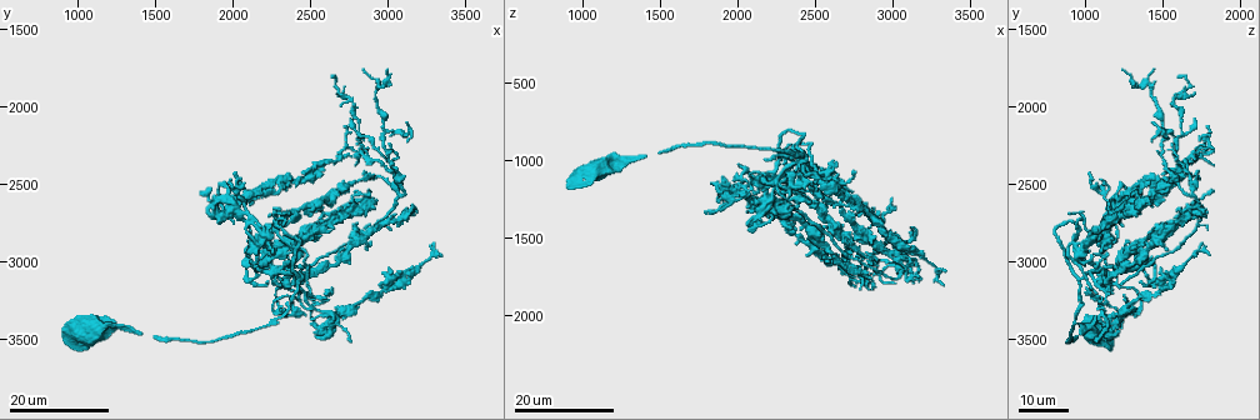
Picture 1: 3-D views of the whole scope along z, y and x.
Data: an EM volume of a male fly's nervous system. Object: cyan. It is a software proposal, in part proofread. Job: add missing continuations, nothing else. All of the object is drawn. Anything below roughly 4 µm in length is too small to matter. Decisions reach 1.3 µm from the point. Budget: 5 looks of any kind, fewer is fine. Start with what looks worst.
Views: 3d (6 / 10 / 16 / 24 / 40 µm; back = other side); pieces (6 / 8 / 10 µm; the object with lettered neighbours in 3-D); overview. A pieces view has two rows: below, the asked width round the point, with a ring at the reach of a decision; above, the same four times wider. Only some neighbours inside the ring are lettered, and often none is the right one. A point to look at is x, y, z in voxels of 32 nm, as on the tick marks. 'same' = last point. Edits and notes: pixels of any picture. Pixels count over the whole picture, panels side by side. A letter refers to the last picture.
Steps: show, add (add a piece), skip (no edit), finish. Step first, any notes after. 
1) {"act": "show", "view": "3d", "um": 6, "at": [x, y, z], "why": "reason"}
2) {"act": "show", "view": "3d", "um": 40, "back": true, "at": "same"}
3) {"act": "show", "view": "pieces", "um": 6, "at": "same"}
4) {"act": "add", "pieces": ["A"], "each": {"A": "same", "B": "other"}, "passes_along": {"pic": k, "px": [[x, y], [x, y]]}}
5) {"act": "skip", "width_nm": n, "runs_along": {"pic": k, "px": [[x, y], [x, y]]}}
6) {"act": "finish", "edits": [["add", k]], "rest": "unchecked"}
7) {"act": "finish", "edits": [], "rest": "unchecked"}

{"act": "show", "view": "3d", "um": 24, "at": [2240, 3120, 1380], "why": "thin end"}

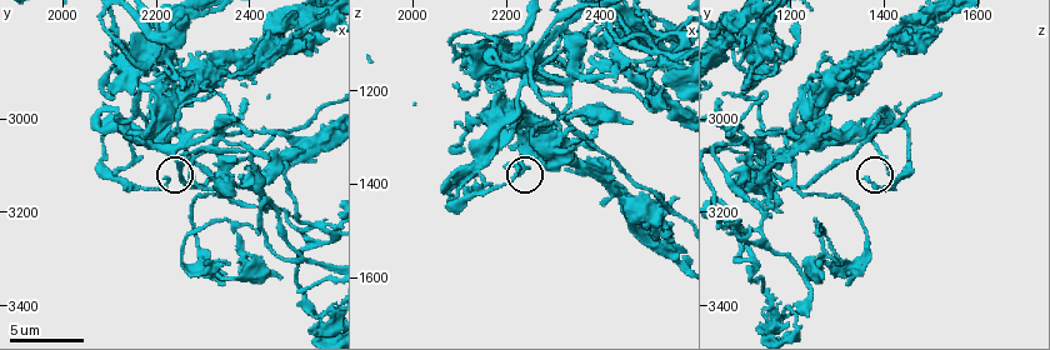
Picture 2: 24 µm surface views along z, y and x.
{"act": "show", "view": "pieces", "um": 8, "at": [2225, 3130, 1360], "why": "what lies round it"}

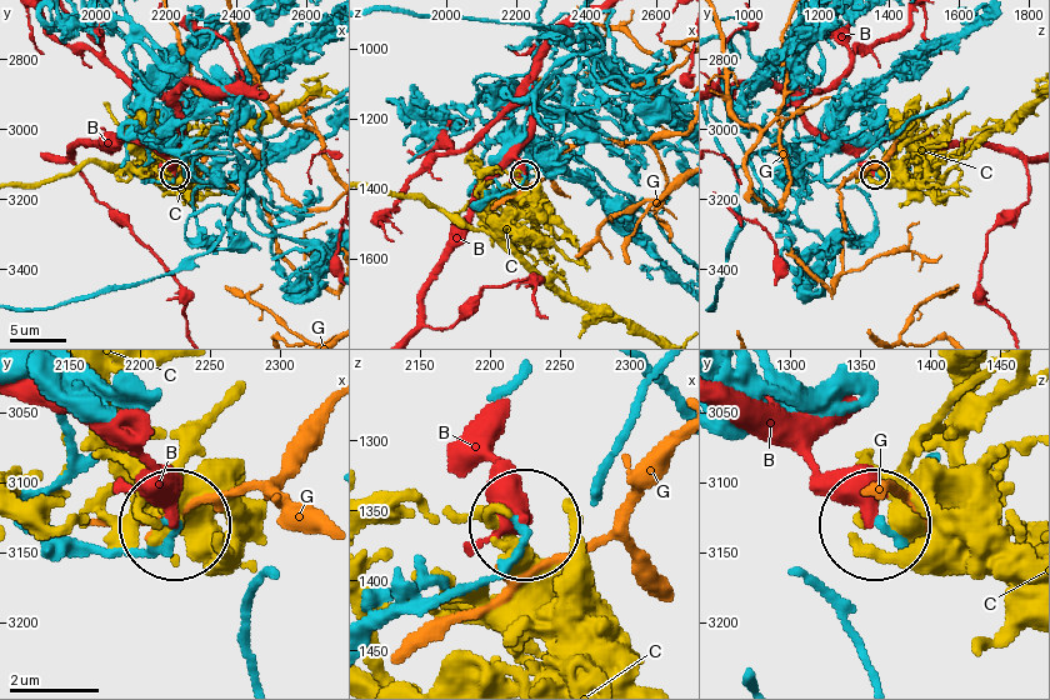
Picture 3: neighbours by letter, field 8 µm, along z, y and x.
{"act": "skip", "each": {"B": "other", "C": "other", "G": "other"}, "found": "no lettered piece goes on from it"}

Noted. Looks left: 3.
{"act": "show", "view": "3d", "um": 24, "at": [3000, 2800, 1800], "why": "free end"}

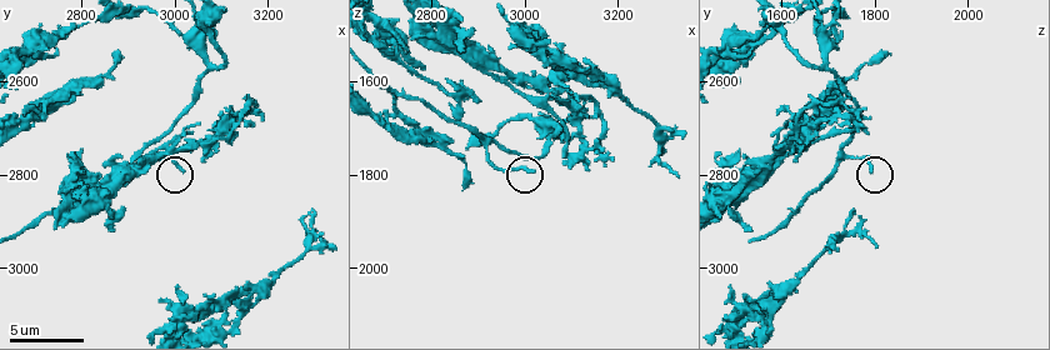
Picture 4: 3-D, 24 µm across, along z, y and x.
{"act": "show", "view": "pieces", "um": 8, "at": [3020, 2785, 1790], "why": "see the neighbours"}

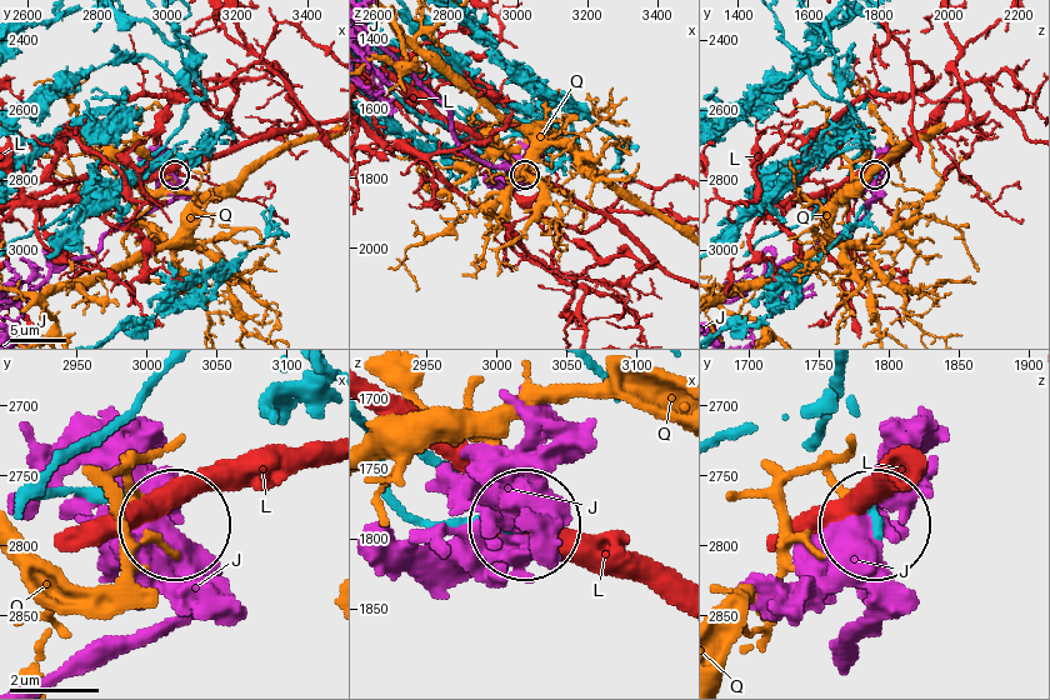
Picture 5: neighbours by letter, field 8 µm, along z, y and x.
{"act": "skip", "each": {"J": "other", "L": "other", "Q": "other"}, "found": "no lettered piece goes on from it"}

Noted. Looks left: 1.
{"act": "show", "view": "pieces", "um": 8, "at": [2165, 3045, 1115], "why": "an open end"}

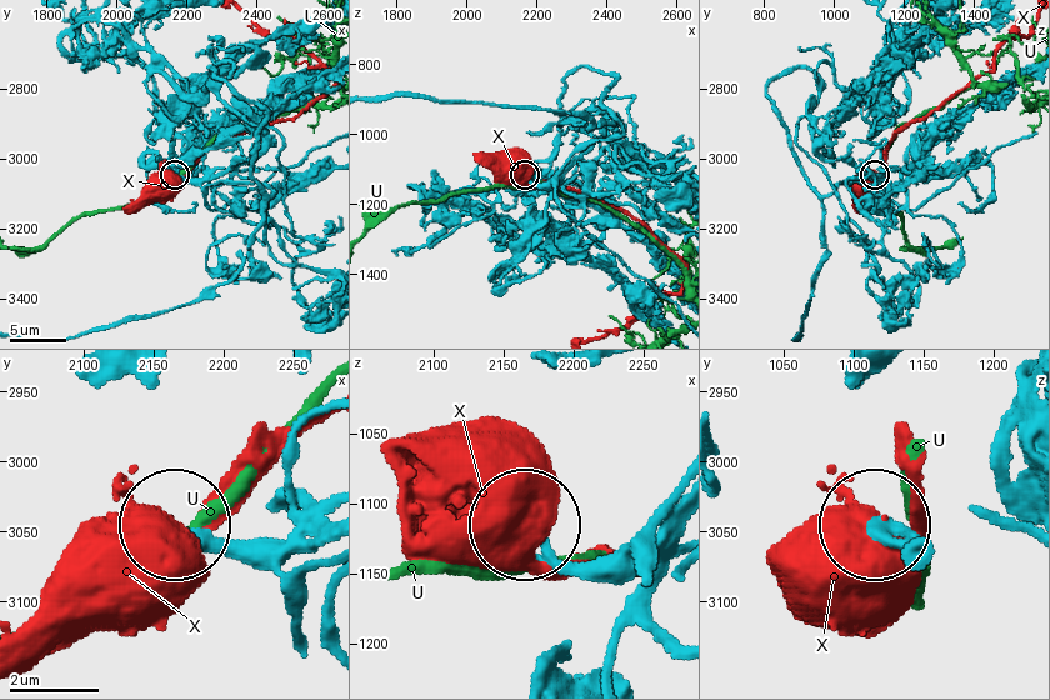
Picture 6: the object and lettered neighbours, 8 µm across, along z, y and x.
{"act": "skip", "each": {"U": "other", "X": "other"}, "found": "none of them fits"}

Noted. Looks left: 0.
{"act": "finish", "edits": [], "rest": "unchecked"}

